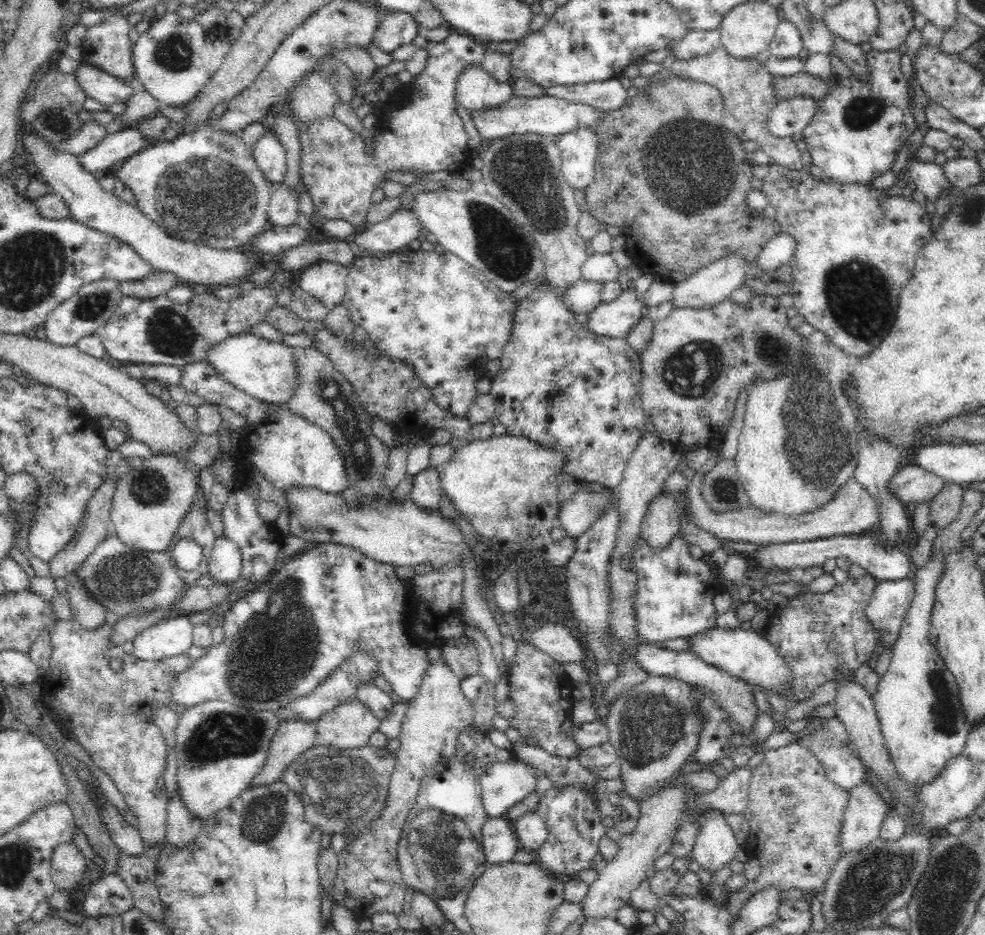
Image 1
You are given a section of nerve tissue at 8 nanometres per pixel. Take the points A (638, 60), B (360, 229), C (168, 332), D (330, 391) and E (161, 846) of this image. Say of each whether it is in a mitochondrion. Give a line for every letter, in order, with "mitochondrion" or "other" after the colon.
A: other
B: other
C: mitochondrion
D: mitochondrion
E: other

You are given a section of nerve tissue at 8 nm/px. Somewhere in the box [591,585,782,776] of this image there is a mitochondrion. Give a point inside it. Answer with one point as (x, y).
(651, 723)

